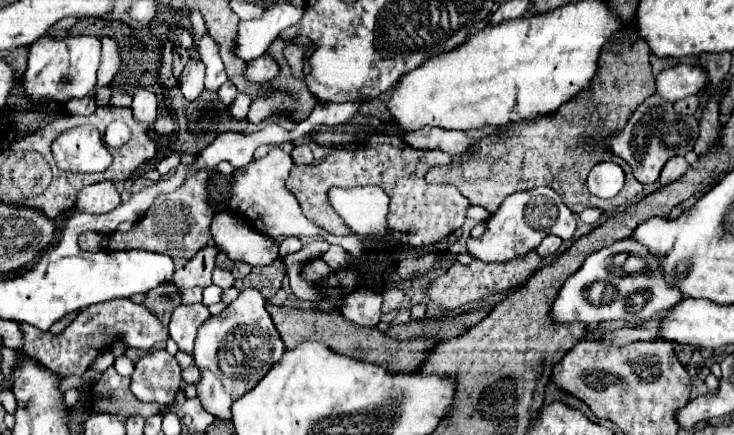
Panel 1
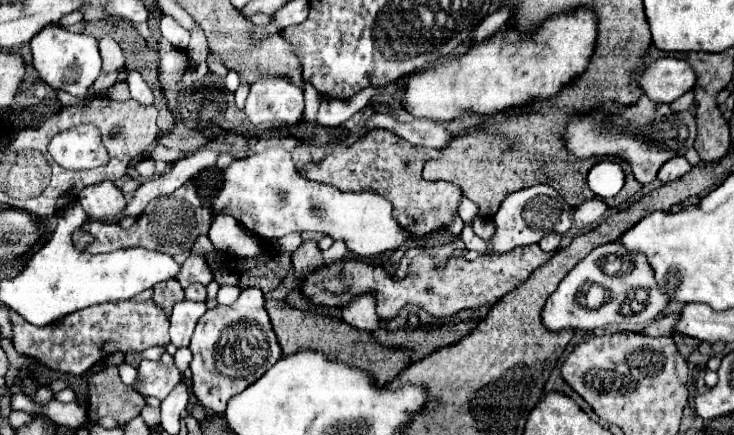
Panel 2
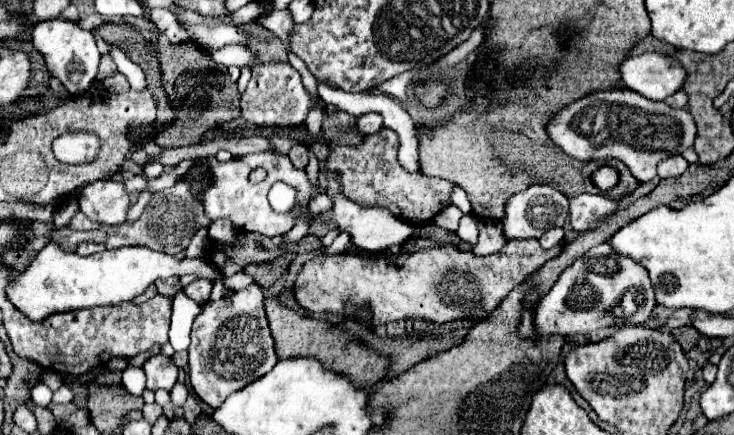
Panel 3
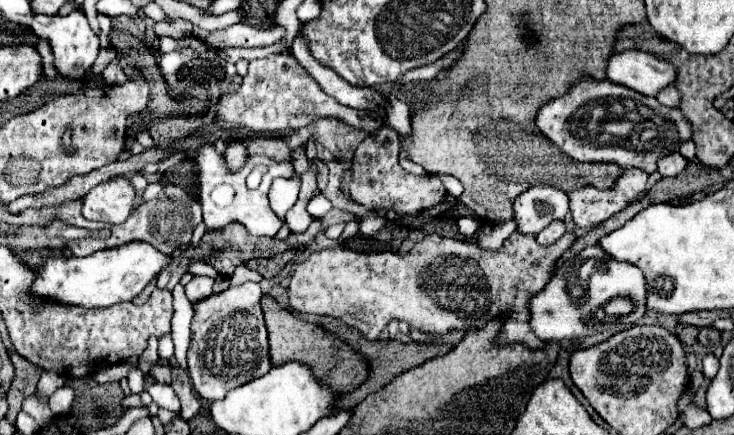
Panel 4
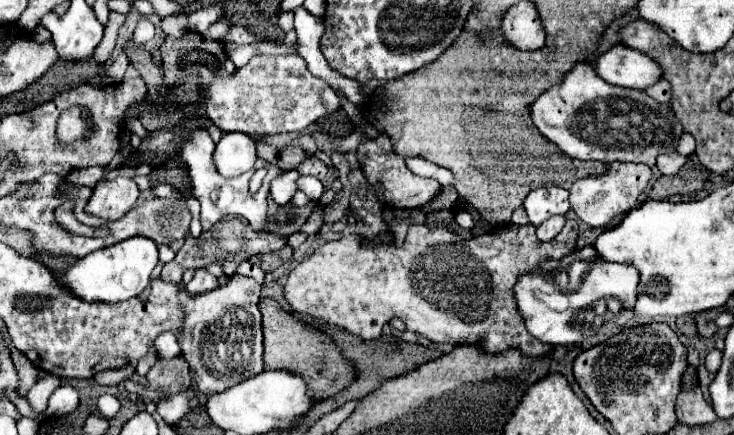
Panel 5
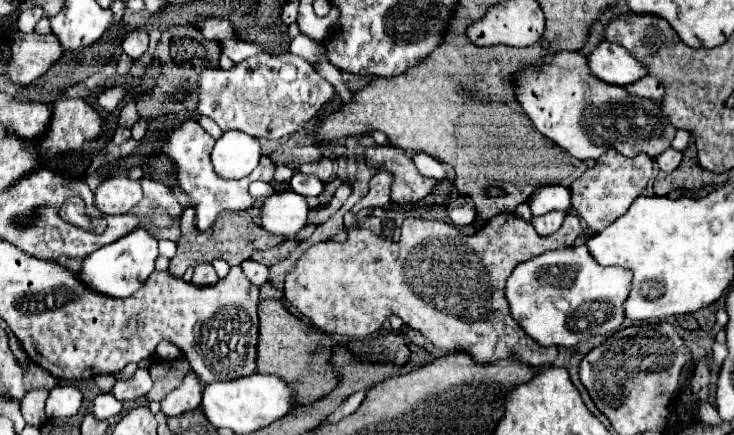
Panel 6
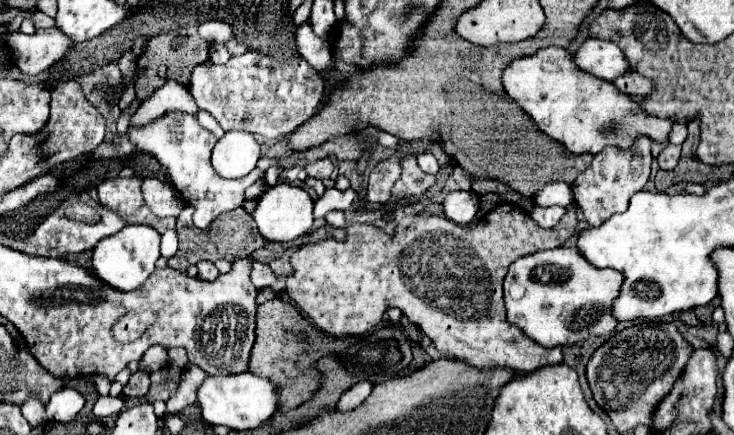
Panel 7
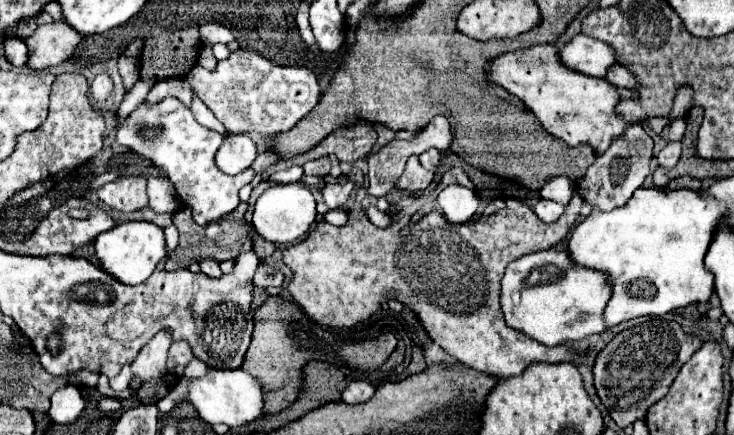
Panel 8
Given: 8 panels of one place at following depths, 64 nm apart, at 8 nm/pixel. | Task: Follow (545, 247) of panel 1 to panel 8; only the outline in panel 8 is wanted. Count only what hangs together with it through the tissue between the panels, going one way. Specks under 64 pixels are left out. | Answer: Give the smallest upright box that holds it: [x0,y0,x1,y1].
[534,198,564,222]

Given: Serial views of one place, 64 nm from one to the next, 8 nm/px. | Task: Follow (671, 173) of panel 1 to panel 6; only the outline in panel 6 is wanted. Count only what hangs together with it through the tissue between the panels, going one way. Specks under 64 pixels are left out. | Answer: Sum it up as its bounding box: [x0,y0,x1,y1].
[656,148,682,172]

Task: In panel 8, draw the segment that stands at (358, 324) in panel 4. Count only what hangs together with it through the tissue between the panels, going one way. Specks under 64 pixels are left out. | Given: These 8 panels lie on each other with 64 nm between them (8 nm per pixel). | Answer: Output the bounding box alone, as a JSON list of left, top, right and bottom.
[284,186,584,380]

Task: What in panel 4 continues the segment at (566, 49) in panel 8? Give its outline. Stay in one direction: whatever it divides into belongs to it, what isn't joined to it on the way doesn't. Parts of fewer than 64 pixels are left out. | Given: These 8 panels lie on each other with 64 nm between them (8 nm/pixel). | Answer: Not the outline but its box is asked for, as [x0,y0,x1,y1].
[606,50,676,96]

